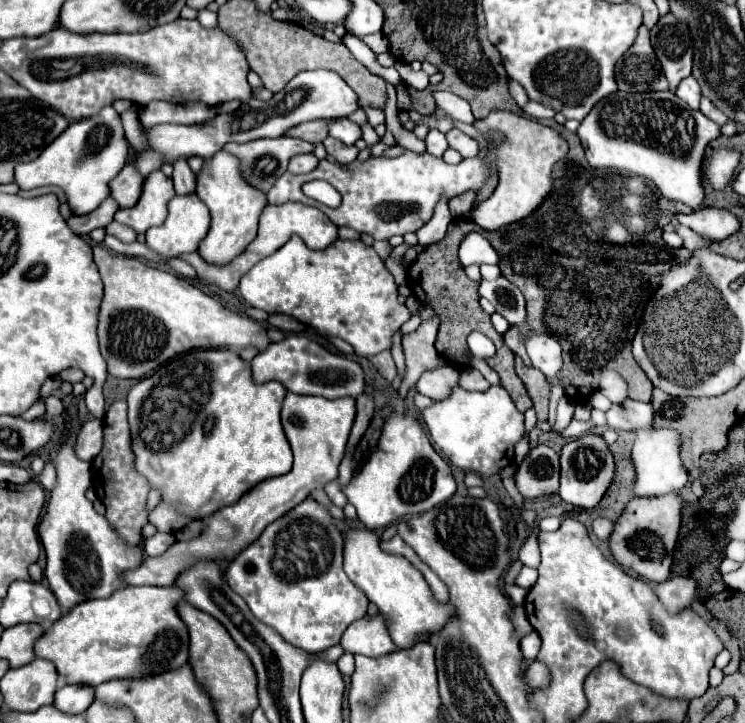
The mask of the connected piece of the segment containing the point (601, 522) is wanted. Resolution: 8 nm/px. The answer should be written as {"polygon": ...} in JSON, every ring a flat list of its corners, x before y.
{"polygon":[[597,518,597,520,593,522,593,532,595,532,597,538,601,538,601,540,607,540,609,534,611,534,611,530,613,530,613,522,609,522,607,518]]}

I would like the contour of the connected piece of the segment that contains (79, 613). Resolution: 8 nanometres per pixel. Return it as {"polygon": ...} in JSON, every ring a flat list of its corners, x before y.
{"polygon":[[125,586,107,600,85,600,63,614,35,642,35,656,51,660,65,684,97,686,109,680,145,678,187,662,189,634,175,612,183,592,175,586]]}

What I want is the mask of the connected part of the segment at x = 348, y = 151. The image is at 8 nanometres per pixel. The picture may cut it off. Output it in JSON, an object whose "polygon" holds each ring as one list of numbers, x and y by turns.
{"polygon":[[325,138,325,150,327,150,327,154,335,160,335,162,339,162,339,164,349,164,349,162,353,162,355,158,357,158,357,154,359,154,359,150,355,148,355,146,345,146,341,140,335,140,335,138]]}

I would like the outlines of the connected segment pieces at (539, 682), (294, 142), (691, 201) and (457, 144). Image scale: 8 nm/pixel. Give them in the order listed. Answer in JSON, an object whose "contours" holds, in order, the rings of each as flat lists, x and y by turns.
{"contours":[[[535,660,526,668,525,678,533,688,543,688,549,684,549,670,545,664]],[[261,138,245,144,229,142,223,146,225,152,233,154,241,162,241,176,253,188,269,192,273,182,287,170,287,162,295,154,313,152,313,144,297,138]],[[615,92,593,106,577,130,593,168,613,168,637,174,655,184,663,198,699,210,705,200,701,164,705,148,721,132,699,110,689,110,673,92]],[[453,128,447,132,447,142,449,142,449,148,457,150,463,158,475,158,479,154,479,144,475,138,463,134,461,130]]]}

